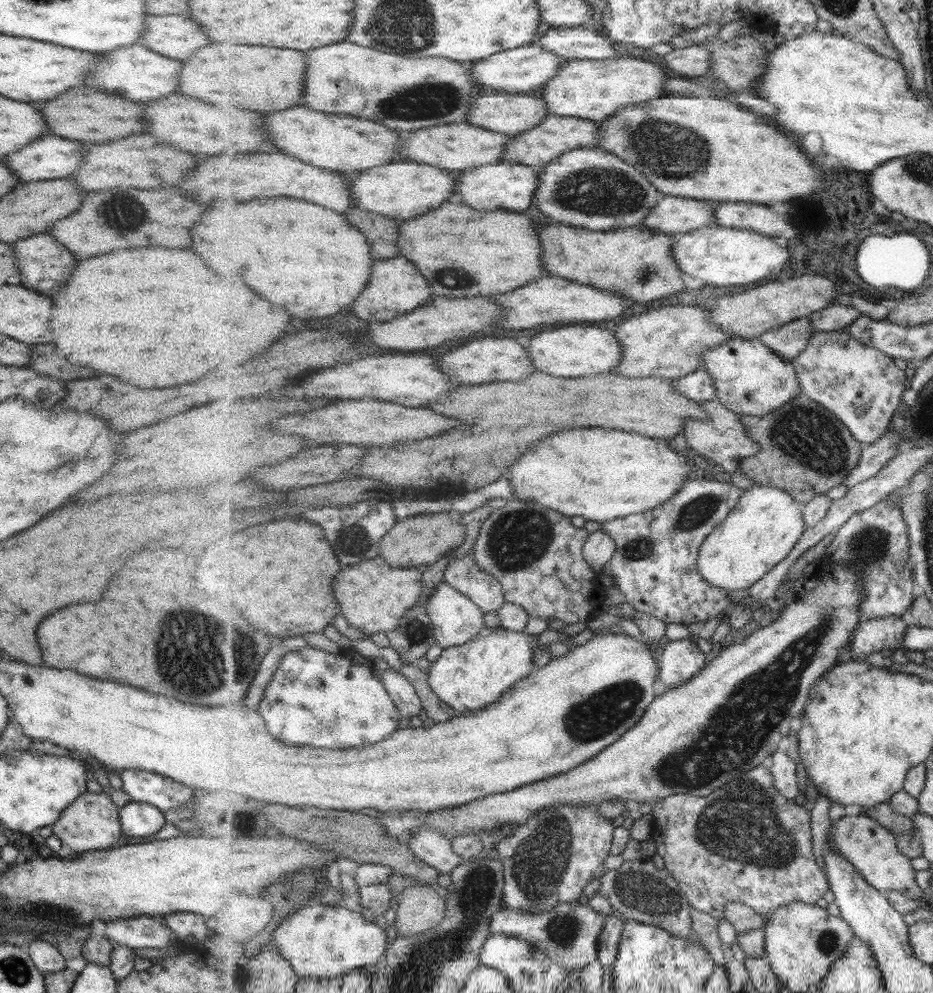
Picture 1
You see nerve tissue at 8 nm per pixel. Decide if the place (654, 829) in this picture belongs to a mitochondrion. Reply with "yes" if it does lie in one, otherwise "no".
no

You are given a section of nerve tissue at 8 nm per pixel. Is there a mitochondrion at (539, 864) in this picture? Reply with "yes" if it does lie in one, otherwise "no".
yes

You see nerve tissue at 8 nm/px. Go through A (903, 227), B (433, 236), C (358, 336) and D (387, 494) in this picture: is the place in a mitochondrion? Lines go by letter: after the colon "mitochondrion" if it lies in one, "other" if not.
A: other
B: other
C: other
D: other

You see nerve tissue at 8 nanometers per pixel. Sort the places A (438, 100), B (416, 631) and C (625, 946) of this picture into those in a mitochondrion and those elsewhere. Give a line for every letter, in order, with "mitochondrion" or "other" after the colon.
A: mitochondrion
B: mitochondrion
C: other

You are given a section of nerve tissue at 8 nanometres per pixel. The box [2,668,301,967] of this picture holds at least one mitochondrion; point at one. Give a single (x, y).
(61, 916)

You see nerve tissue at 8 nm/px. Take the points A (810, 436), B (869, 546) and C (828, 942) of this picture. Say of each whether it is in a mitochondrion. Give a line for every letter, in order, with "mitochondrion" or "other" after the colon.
A: mitochondrion
B: mitochondrion
C: mitochondrion

